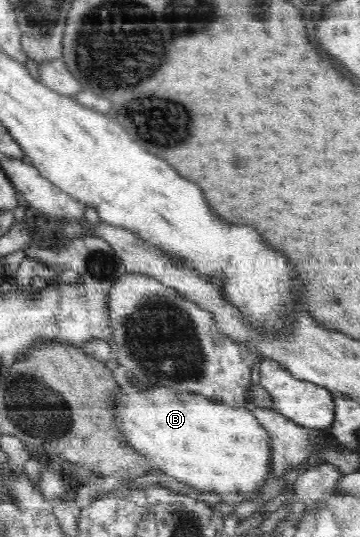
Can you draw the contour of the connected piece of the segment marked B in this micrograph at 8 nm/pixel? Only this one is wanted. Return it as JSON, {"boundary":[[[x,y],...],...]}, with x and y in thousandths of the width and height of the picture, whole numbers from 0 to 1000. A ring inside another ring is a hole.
{"boundary":[[[361,713],[336,719],[328,737],[319,786],[331,801],[353,812],[358,829],[406,849],[419,866],[461,885],[494,896],[536,905],[564,916],[589,914],[628,924],[636,918],[664,918],[683,926],[697,918],[717,918],[750,883],[747,864],[758,862],[758,827],[750,804],[719,788],[700,771],[697,758],[636,758],[625,752],[558,741],[553,734],[497,736],[475,724],[431,728],[431,736],[403,736]]]}

